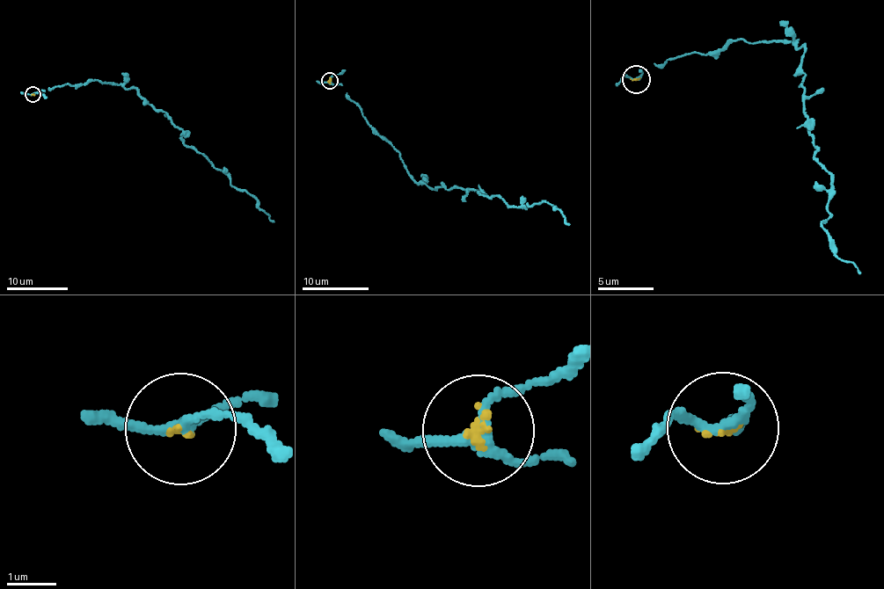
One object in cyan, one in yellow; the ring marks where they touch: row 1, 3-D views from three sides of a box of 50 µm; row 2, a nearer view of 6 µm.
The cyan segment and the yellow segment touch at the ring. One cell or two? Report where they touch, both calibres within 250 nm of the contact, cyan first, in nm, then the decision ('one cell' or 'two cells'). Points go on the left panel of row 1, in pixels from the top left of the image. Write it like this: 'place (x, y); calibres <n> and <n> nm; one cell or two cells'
place (32, 94); calibres 190 and 120 nm; one cell

